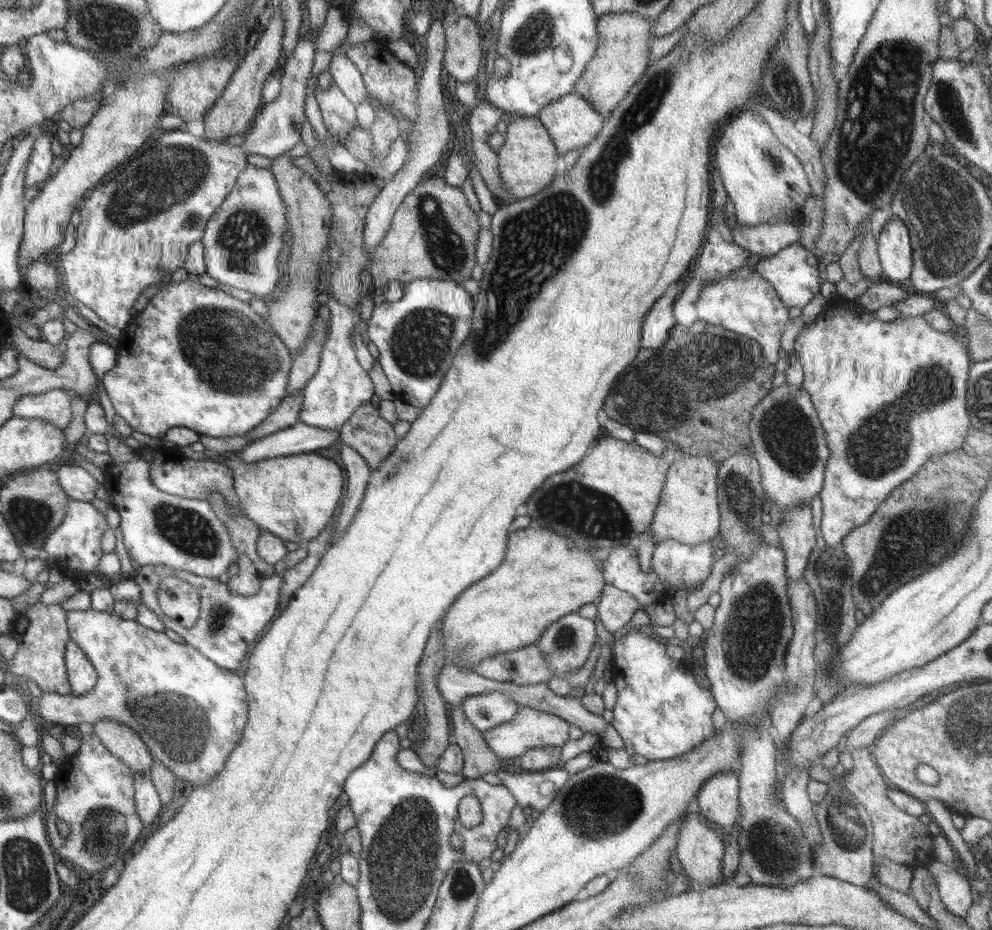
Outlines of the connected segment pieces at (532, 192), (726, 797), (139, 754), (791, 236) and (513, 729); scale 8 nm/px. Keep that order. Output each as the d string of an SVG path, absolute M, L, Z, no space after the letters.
M537 116L509 118L507 132L503 136L505 136L505 144L497 150L497 158L499 158L499 172L501 172L501 180L505 182L505 188L517 200L537 196L543 188L547 188L555 180L555 160L559 158L559 152L551 136L547 134L543 122Z
M733 770L711 776L697 794L699 814L715 828L729 830L739 818L739 778Z
M101 720L93 724L93 734L99 736L101 744L105 744L105 748L125 762L135 774L149 774L153 756L137 732L117 720Z
M799 220L791 224L759 224L759 226L741 226L735 224L731 230L733 242L757 256L761 260L775 256L779 250L799 242Z
M519 708L517 716L511 722L505 722L505 724L501 724L497 728L491 728L491 730L483 732L481 736L487 742L487 746L497 754L497 758L503 760L503 764L509 766L509 762L515 756L521 756L531 748L541 748L541 746L563 748L569 742L569 738L567 738L569 728L571 728L571 724L567 724L563 718L559 718L555 714L539 712L535 708Z

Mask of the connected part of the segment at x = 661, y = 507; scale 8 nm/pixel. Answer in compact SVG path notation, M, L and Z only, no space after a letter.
M679 454L673 464L669 464L669 470L665 472L665 486L661 490L653 522L647 532L651 532L651 538L655 544L663 540L677 540L687 546L695 546L707 540L713 540L719 534L721 516L717 506L717 468L715 460L705 456L683 456Z

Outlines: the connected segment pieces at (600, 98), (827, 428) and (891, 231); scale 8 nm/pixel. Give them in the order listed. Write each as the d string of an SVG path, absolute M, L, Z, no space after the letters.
M627 12L627 14L605 14L597 18L595 26L595 40L597 40L597 50L593 58L587 62L585 72L581 78L575 82L575 94L583 96L597 112L599 116L607 118L613 108L619 106L619 102L627 96L627 92L641 80L645 74L651 54L649 54L649 28L653 20L647 20L645 16L639 16L637 12Z
M835 296L831 300L827 300L827 306L823 308L823 312L813 320L813 324L809 324L809 328L805 332L799 332L799 336L793 342L793 356L799 360L799 366L803 370L803 392L811 398L813 410L817 412L817 420L821 422L821 430L825 434L825 444L829 450L829 460L825 464L823 470L823 488L819 492L821 498L821 538L825 540L827 548L837 548L843 538L857 526L865 524L871 520L871 516L875 514L875 510L879 508L879 504L899 486L905 484L905 480L909 480L911 476L915 476L915 472L925 466L931 456L935 454L949 454L955 452L963 446L965 436L971 428L971 420L967 414L967 378L969 378L969 366L971 366L971 358L969 352L965 348L965 342L957 338L957 334L945 334L945 332L937 332L935 328L931 328L921 316L913 316L913 318L897 318L893 324L877 320L873 312L863 310L857 302L851 302L849 312L841 314L841 316L833 316L835 310L845 308L847 306L847 298Z
M891 218L889 222L883 224L877 240L877 254L885 278L899 284L901 280L911 276L913 270L911 238L907 226L901 220Z

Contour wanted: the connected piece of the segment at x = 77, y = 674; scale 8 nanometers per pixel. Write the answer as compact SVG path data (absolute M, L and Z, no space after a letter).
M71 638L65 650L65 666L71 684L71 696L81 696L95 688L97 672L89 658L85 658L85 650L79 650L79 646Z

